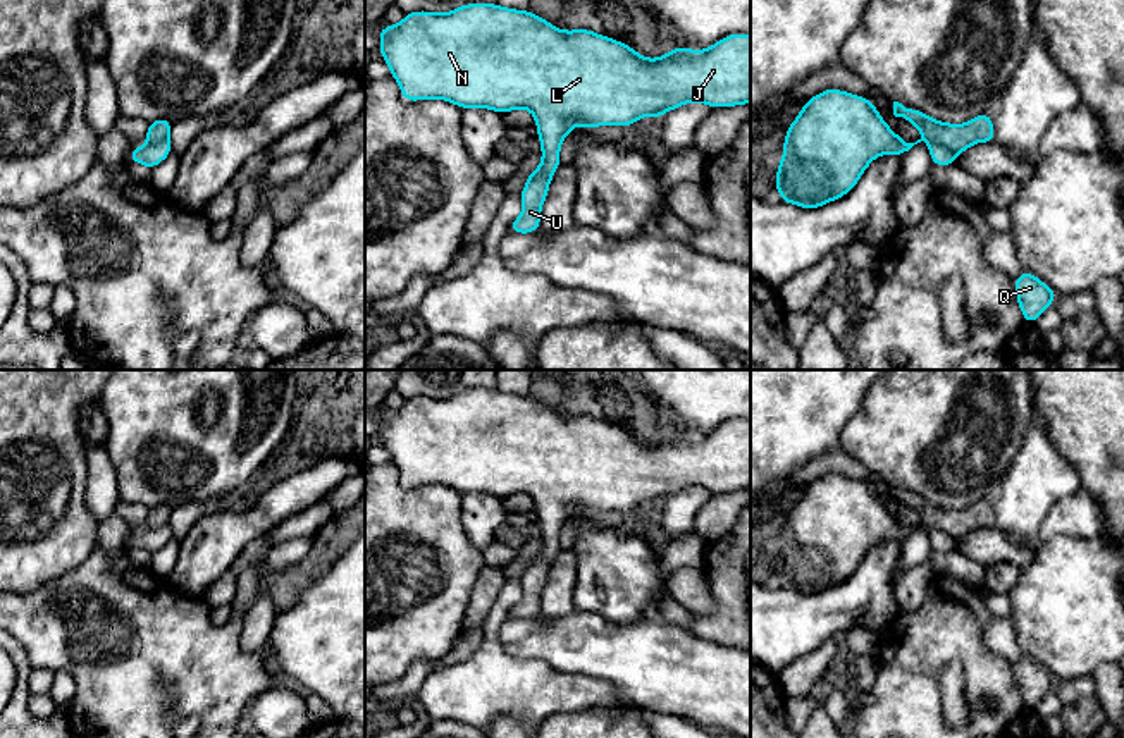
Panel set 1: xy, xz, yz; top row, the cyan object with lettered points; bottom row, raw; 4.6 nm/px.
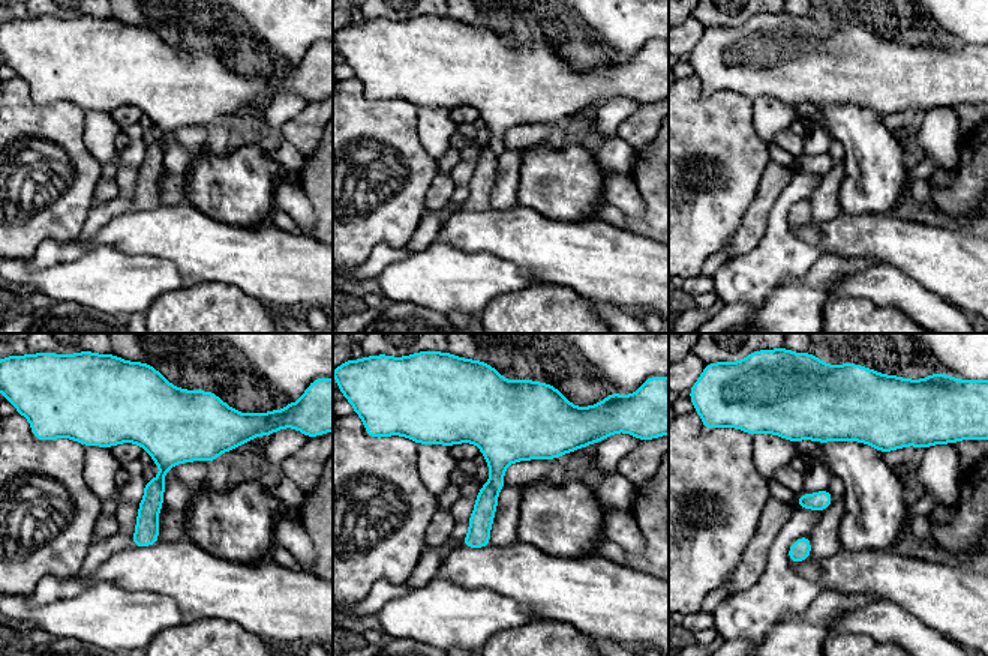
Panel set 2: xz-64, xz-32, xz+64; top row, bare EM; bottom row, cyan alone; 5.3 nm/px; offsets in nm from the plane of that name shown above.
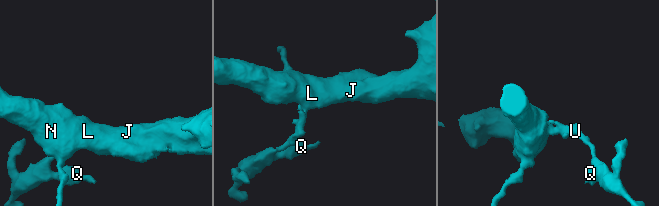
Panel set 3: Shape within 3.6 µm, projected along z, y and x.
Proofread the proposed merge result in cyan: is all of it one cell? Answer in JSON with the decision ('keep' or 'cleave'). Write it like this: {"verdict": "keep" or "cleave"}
{"verdict": "cleave"}

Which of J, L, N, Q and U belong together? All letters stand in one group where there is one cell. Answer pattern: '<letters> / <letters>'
J L N / Q U

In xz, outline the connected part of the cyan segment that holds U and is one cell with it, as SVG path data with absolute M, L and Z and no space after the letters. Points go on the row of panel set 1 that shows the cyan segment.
M535 169L535 174L527 181L520 193L523 212L511 222L511 234L530 234L539 232L540 210L547 198L551 177L546 177Z

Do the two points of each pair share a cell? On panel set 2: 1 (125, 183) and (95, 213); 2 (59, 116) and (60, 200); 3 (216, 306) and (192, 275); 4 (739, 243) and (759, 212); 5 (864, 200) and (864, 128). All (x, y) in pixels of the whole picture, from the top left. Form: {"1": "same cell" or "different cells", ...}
{"1": "same cell", "2": "same cell", "3": "different cells", "4": "same cell", "5": "same cell"}

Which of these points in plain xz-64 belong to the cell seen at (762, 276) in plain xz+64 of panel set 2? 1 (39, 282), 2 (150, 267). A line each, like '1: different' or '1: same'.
1: same
2: same

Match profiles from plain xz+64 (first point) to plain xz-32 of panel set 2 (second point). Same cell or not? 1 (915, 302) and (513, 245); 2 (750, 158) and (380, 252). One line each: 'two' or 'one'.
1: two
2: two

